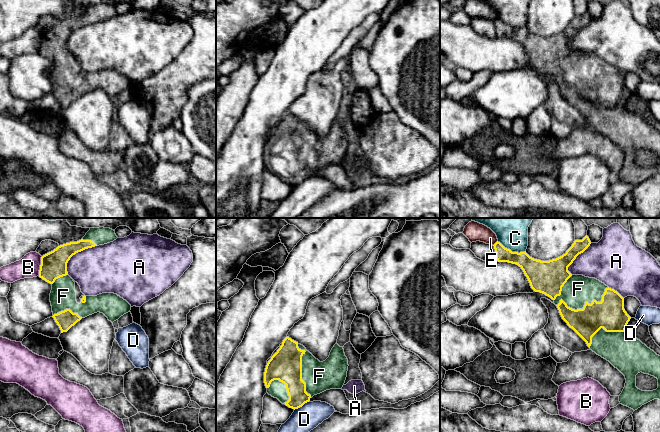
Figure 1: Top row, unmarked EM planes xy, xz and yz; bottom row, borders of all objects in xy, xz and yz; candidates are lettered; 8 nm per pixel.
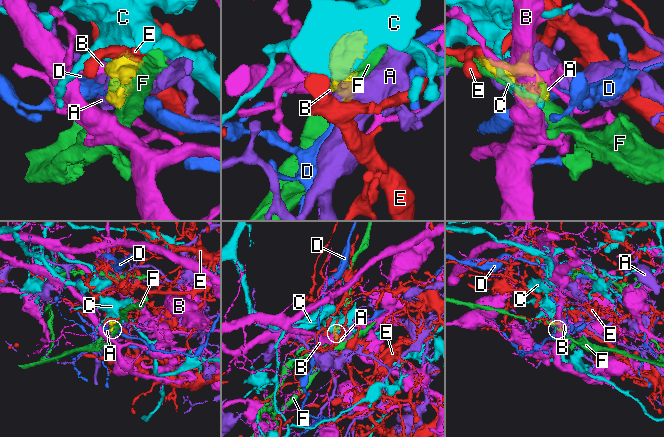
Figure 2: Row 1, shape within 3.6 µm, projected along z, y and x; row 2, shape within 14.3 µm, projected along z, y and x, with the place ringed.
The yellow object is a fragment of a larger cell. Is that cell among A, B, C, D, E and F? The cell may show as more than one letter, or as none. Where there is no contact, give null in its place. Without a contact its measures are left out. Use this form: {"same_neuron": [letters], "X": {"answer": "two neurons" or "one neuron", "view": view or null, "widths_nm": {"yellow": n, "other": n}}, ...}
{"same_neuron": ["F"], "A": {"answer": "two neurons", "view": "xy", "widths_nm": {"yellow": 200, "other": 380}}, "B": {"answer": "two neurons", "view": "xy", "widths_nm": {"yellow": 200, "other": 180}}, "C": {"answer": "two neurons", "view": "yz", "widths_nm": {"yellow": 170, "other": 320}}, "D": {"answer": "two neurons", "view": "xz", "widths_nm": {"yellow": 160, "other": 200}}, "E": {"answer": "two neurons", "view": "yz", "widths_nm": {"yellow": 120, "other": 160}}, "F": {"answer": "one neuron", "view": "yz", "widths_nm": {"yellow": 260, "other": 240}}}

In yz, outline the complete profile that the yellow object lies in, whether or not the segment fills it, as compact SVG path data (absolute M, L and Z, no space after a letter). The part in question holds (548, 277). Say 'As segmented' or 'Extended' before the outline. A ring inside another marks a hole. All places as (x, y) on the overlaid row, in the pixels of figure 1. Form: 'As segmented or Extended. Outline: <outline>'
Extended. Outline: M586 235L582 240L575 240L565 254L549 261L534 259L526 251L512 252L498 241L493 246L498 262L518 265L527 277L531 288L535 292L550 297L567 325L586 342L593 352L609 361L625 376L626 383L619 396L619 402L635 411L654 399L660 400L660 356L637 338L625 333L631 317L624 309L624 298L617 291L595 278L572 275L568 271L568 267L576 257L583 253L590 244L591 241ZM640 372L657 378L658 388L653 391L638 389L636 375Z

